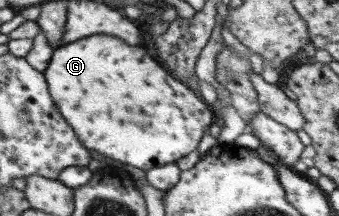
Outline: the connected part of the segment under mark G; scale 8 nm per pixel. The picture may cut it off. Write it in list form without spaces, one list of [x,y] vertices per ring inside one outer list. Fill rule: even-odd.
[[[91,35],[91,37],[77,39],[77,41],[73,41],[73,43],[67,43],[67,45],[61,45],[55,48],[42,74],[57,112],[59,112],[61,118],[77,135],[79,142],[87,149],[93,149],[93,151],[100,153],[104,157],[109,157],[109,159],[113,161],[119,161],[120,164],[125,163],[125,165],[129,165],[130,167],[137,167],[137,169],[143,171],[156,166],[171,163],[176,164],[180,157],[196,151],[197,143],[199,143],[203,137],[205,127],[213,121],[214,109],[210,108],[206,103],[201,103],[200,96],[197,92],[189,89],[184,83],[181,83],[180,80],[177,80],[162,65],[155,63],[143,49],[139,49],[139,47],[129,47],[129,45],[125,45],[121,39],[115,39],[115,37],[109,37],[109,35]]]

